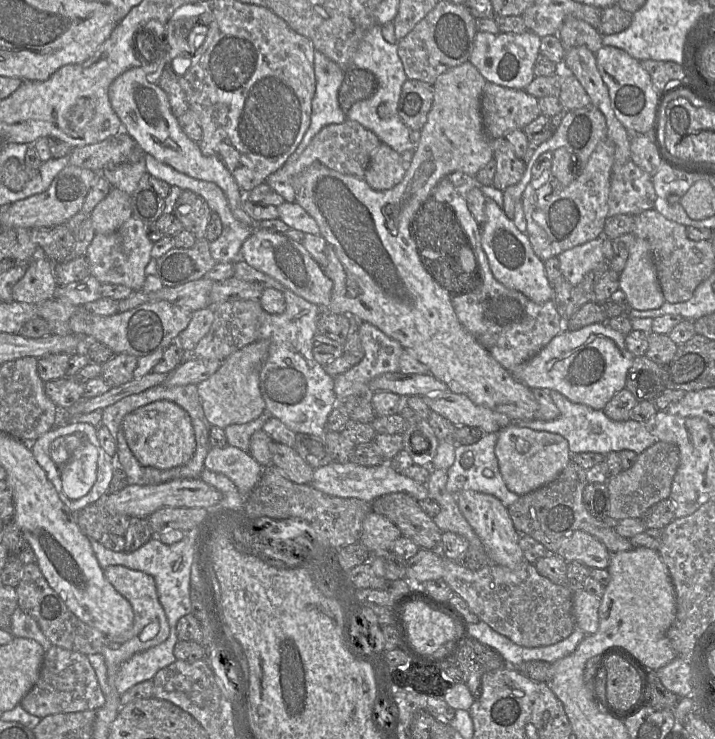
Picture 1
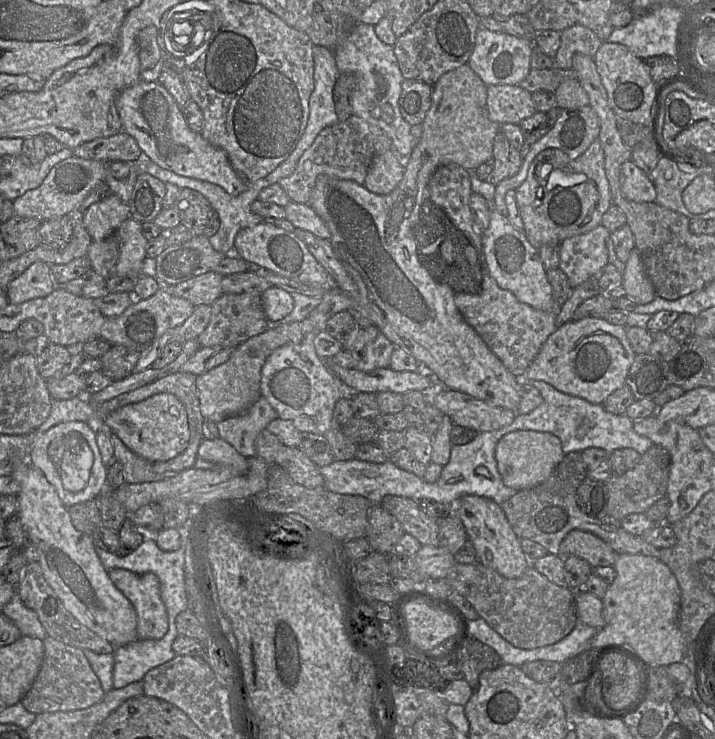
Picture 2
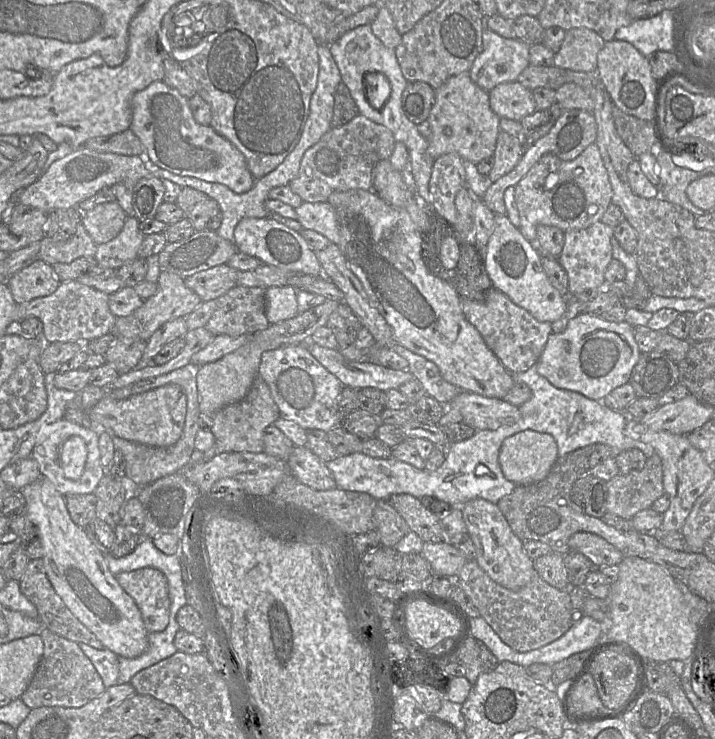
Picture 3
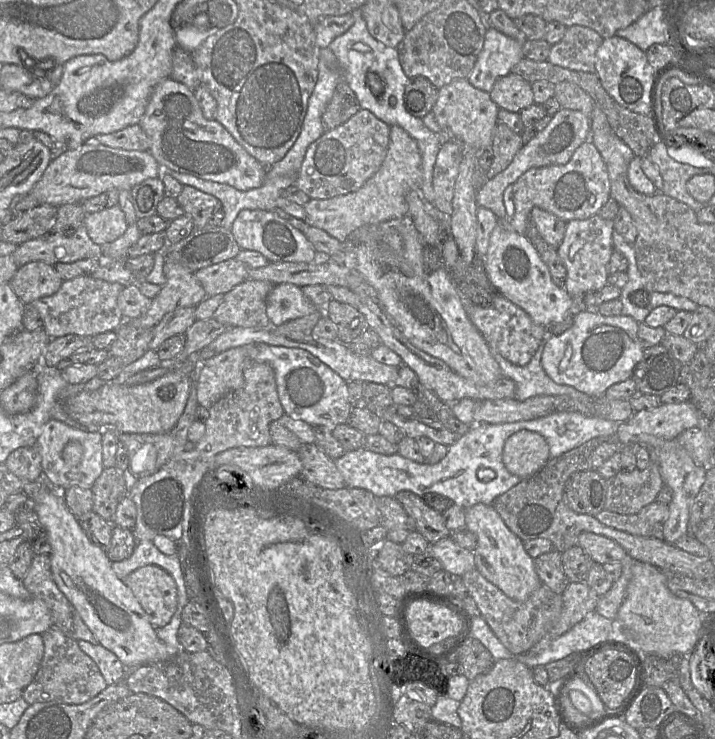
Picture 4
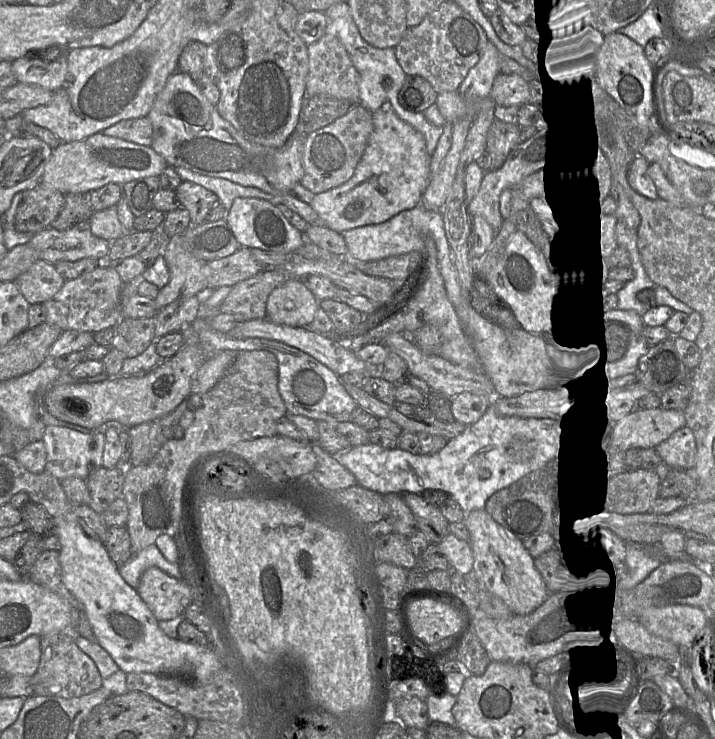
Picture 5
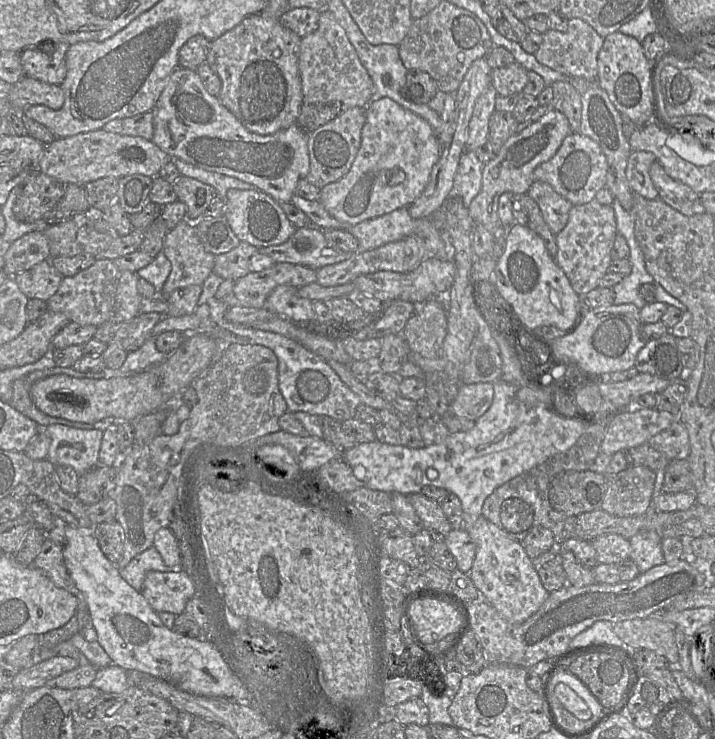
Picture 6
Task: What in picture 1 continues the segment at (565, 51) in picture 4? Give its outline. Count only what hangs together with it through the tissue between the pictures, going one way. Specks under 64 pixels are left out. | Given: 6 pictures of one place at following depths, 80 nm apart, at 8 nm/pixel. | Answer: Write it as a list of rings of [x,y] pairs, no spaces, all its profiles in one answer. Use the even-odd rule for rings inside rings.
[[[567,17],[558,32],[564,48],[585,46],[594,54],[603,46],[602,35],[587,22],[575,17]]]

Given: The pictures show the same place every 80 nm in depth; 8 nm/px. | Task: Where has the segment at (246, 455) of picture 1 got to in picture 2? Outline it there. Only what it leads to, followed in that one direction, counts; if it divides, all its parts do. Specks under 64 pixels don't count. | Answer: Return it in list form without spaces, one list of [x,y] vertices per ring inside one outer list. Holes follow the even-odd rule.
[[[220,437],[203,439],[198,448],[198,457],[215,465],[231,468],[240,474],[246,474],[248,471],[248,458]]]

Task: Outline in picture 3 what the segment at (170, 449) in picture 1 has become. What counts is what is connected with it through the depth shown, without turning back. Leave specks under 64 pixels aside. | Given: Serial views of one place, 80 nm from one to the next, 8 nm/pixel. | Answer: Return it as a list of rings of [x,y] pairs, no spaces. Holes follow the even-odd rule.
[[[168,384],[124,400],[114,400],[107,395],[91,408],[89,417],[123,439],[153,447],[168,447],[182,435],[186,407],[187,397],[183,389],[176,384]]]

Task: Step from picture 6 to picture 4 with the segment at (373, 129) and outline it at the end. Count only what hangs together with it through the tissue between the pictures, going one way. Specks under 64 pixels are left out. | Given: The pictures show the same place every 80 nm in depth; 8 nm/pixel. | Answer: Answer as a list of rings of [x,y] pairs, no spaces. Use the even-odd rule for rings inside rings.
[[[390,126],[386,157],[379,170],[354,192],[329,199],[310,199],[305,205],[305,222],[326,231],[344,244],[349,235],[366,225],[376,225],[408,213],[406,194],[419,190],[422,181],[421,154],[417,142],[401,127]]]

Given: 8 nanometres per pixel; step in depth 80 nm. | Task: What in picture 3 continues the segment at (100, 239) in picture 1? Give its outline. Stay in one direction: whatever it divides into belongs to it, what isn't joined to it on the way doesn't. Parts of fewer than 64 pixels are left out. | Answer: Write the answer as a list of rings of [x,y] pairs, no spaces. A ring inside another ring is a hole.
[[[134,216],[127,217],[123,229],[114,239],[97,246],[94,257],[98,268],[118,269],[138,257],[138,249],[145,237],[139,223]]]

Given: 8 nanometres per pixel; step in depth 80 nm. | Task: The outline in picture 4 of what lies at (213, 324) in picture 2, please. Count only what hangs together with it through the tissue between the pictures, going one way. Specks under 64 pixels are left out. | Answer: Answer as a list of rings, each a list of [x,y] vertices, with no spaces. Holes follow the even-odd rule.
[[[243,281],[224,294],[213,318],[228,328],[270,328],[266,298],[274,286],[267,281]]]

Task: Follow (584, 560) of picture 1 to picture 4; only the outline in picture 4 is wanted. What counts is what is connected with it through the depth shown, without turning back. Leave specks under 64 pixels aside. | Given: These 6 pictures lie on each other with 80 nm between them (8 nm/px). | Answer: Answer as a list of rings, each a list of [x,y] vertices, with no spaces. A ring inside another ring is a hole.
[[[582,532],[578,536],[577,545],[600,565],[625,562],[627,559],[625,550],[617,542],[592,532]]]

